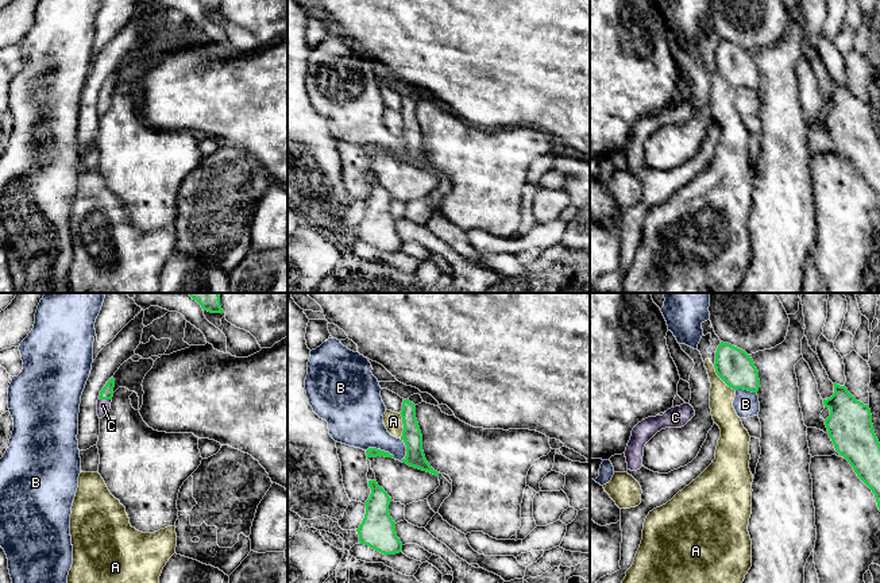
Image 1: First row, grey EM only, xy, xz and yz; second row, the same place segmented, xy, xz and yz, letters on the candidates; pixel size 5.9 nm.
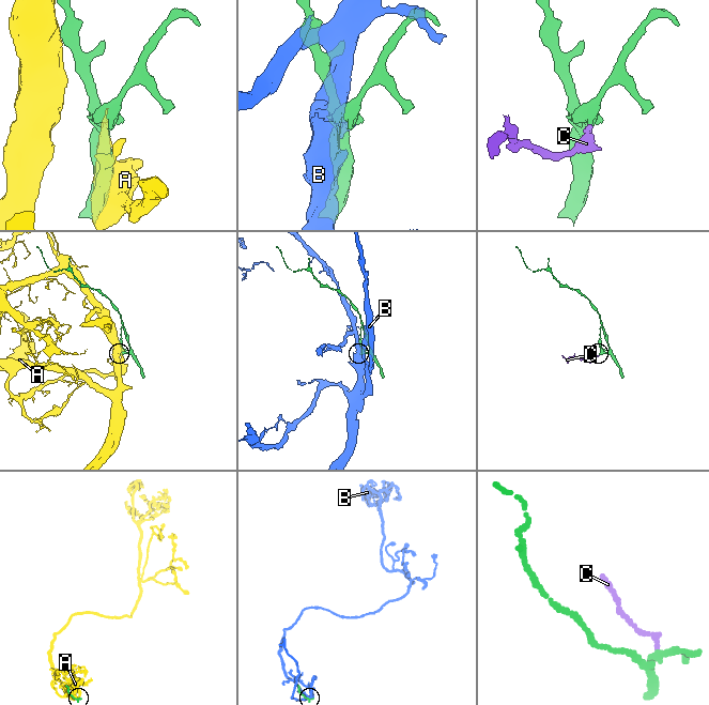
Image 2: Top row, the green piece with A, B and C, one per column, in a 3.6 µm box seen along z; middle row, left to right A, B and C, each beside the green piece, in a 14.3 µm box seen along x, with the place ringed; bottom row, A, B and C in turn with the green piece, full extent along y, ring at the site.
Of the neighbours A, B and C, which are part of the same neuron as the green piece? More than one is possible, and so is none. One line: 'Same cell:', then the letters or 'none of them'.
Same cell: C

